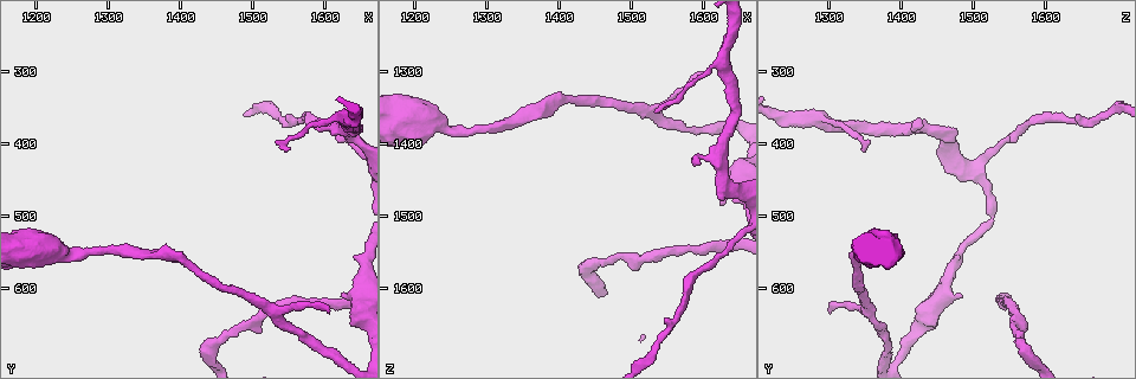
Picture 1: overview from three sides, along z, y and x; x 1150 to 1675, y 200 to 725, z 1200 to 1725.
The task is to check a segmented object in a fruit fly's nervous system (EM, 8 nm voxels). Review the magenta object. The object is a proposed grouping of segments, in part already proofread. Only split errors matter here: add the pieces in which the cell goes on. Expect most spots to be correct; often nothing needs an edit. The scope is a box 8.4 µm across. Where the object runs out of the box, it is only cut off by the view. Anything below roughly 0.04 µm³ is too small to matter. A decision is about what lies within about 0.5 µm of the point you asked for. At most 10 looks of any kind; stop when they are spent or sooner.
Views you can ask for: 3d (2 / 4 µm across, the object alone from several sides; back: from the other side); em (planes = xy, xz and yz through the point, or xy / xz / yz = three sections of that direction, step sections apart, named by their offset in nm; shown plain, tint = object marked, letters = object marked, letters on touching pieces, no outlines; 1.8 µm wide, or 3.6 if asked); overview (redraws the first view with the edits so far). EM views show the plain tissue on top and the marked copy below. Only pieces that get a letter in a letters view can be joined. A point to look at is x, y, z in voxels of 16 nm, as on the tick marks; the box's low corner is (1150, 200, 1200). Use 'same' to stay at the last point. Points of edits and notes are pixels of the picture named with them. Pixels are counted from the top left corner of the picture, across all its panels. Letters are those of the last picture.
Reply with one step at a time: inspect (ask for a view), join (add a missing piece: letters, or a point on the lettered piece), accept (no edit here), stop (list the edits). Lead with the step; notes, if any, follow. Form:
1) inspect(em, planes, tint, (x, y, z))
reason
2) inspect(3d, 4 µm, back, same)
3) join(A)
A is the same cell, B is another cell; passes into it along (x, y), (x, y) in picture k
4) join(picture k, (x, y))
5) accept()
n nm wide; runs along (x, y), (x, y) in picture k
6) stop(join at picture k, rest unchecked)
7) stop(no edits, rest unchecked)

inspect(em, yz, step 16, letters, (1590, 360, 1420))
branch stops here

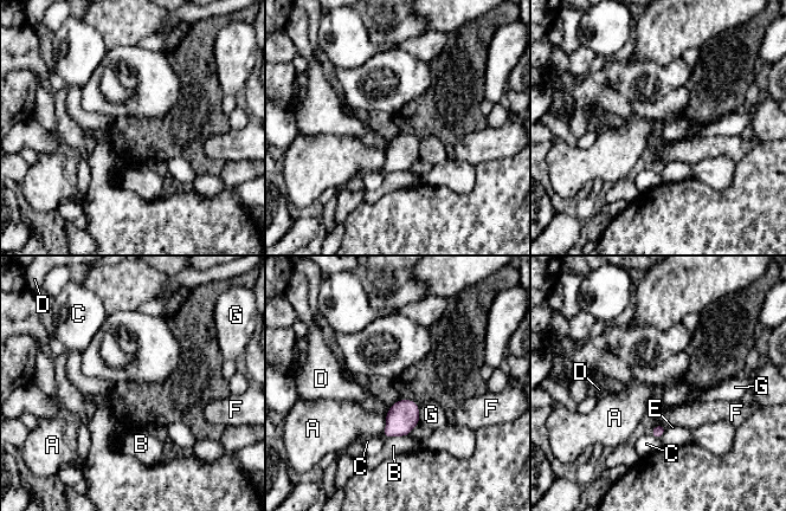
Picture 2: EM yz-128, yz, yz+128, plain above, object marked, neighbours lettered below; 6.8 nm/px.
inspect(em, planes, letters, same)

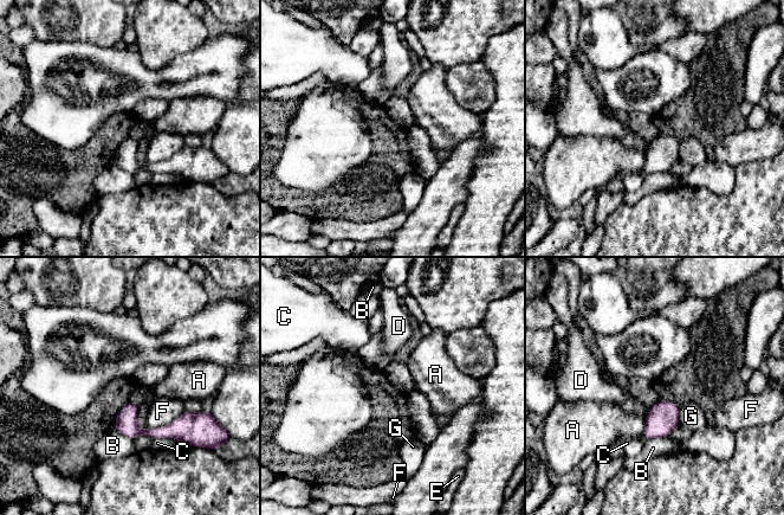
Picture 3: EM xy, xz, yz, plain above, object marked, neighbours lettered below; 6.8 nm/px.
accept()
A, B, C, D, E, F and G are other cells; border along (649, 409), (645, 418) in picture 3; none of them fits

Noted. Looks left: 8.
inspect(em, planes, letters, (1630, 610, 1480))
free end

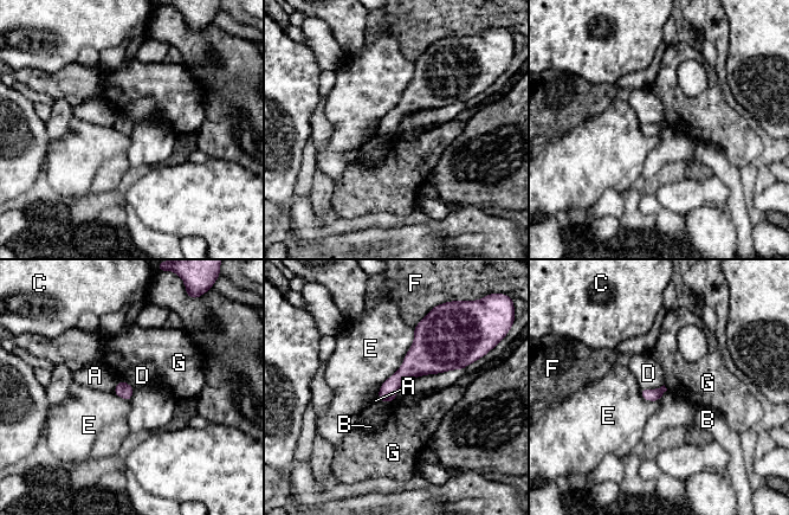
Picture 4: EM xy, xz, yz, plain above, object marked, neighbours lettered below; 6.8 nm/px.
accept()
A, B, C, D, E, F and G are other cells; none of them fits

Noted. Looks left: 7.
inspect(3d, 4 µm, (1610, 635, 1300))
free end

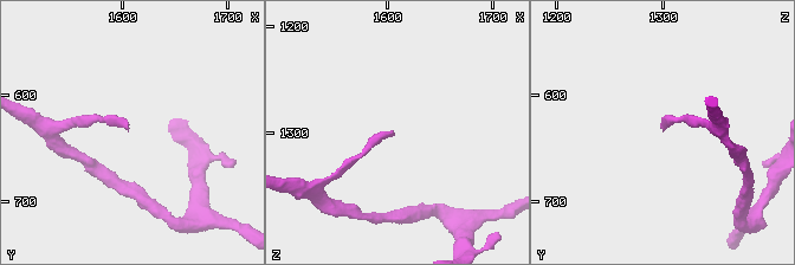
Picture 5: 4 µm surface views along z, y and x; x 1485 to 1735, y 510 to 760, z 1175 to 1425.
inspect(em, 3.6 µm, planes, letters, (1608, 632, 1300))

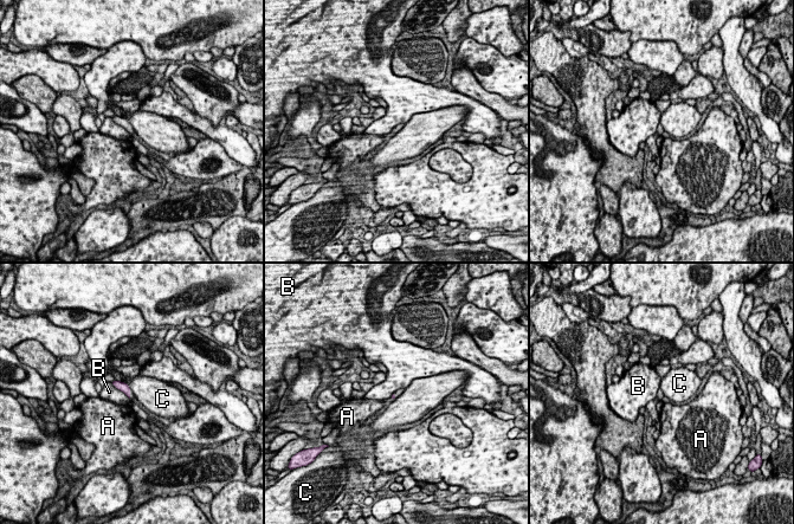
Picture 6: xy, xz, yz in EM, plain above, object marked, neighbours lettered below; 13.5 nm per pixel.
accept()
A, B and C are other cells; border along (123, 382), (130, 389) in picture 6; none of them fits

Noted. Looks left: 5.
inspect(3d, 4 µm, (1225, 545, 1375))
calibre changes

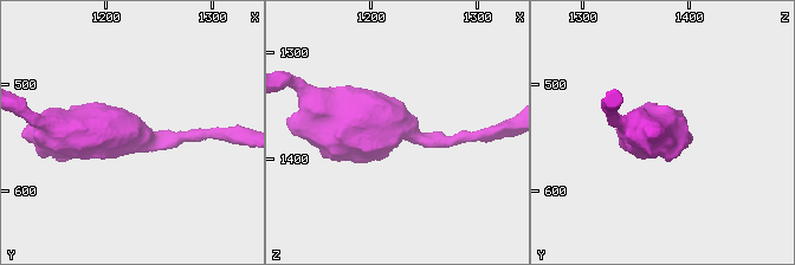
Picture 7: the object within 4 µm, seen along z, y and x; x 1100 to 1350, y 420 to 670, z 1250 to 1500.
inspect(em, 3.6 µm, xy, step 16, tint, (1228, 544, 1370))

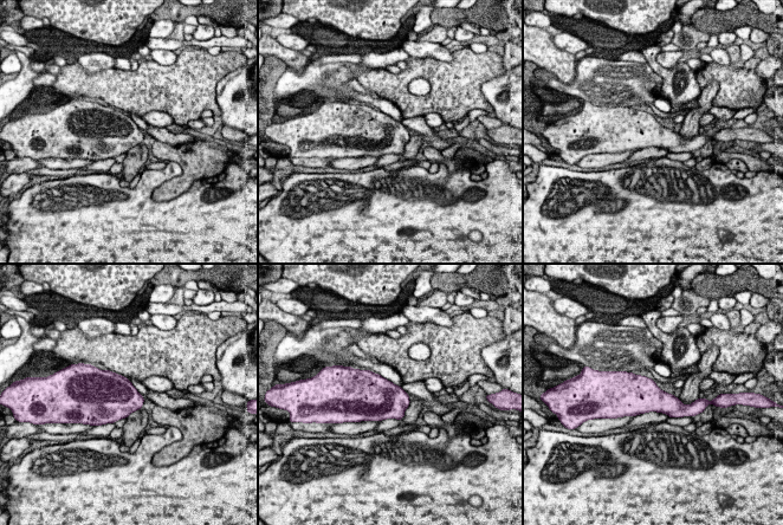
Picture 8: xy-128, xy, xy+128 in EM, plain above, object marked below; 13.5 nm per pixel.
inspect(em, 3.6 µm, planes, letters, same)
another direction

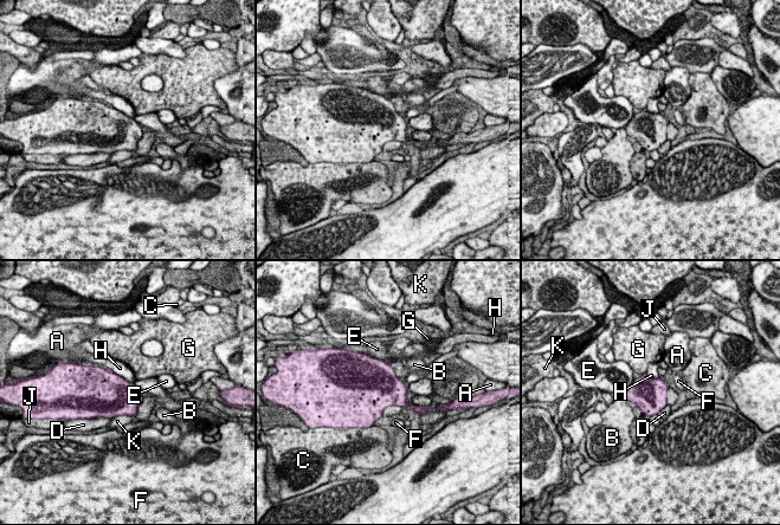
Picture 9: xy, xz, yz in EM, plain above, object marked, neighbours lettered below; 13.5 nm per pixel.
accept()
H touches over 380 nm; A, B, C, D, E, F, G, H, J and K are other cells; border along (109, 369), (133, 383) in picture 9; no lettered piece goes on from it

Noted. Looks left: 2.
stop(no edits, rest unchecked)

